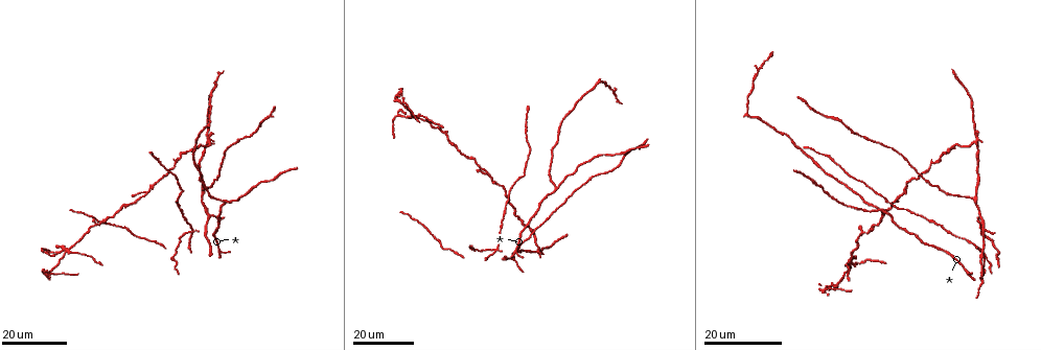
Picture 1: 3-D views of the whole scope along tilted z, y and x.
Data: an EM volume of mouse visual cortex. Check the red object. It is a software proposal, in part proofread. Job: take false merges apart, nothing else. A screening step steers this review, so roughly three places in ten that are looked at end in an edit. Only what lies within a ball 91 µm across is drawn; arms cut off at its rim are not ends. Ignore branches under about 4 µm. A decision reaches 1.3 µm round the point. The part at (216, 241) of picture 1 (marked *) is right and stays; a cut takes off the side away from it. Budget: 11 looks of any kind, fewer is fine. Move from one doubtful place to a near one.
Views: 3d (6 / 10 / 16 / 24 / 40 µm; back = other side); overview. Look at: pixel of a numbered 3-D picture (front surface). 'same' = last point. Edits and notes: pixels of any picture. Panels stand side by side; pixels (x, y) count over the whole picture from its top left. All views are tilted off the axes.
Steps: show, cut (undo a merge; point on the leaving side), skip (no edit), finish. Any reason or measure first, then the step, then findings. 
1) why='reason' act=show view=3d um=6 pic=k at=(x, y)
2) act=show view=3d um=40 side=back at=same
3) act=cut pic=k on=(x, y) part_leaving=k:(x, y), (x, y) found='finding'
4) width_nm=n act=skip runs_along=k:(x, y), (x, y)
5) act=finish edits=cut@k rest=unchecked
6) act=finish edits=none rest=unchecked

why='looks like a crossing' act=show view=3d um=24 pic=1 at=(976, 138)

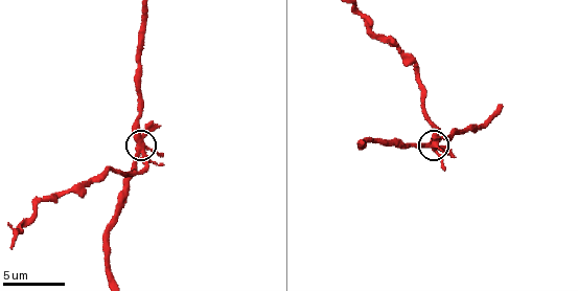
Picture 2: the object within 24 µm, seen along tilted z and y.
act=show view=3d um=10 pic=2 at=(143, 153)

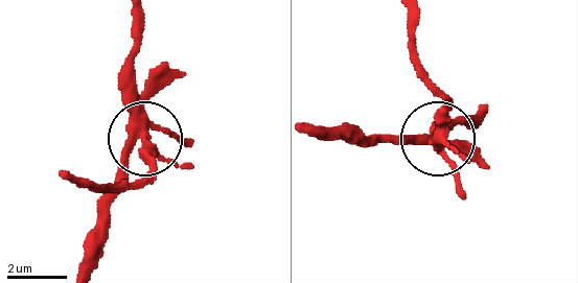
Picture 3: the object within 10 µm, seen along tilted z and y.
width_nm=340 act=cut pic=3 on=(145, 157) part_leaving=3:(144, 122), (141, 173), (113, 190), (76, 182) found='a second cell is stuck on'

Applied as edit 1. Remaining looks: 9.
why='redraw' act=show view=overview

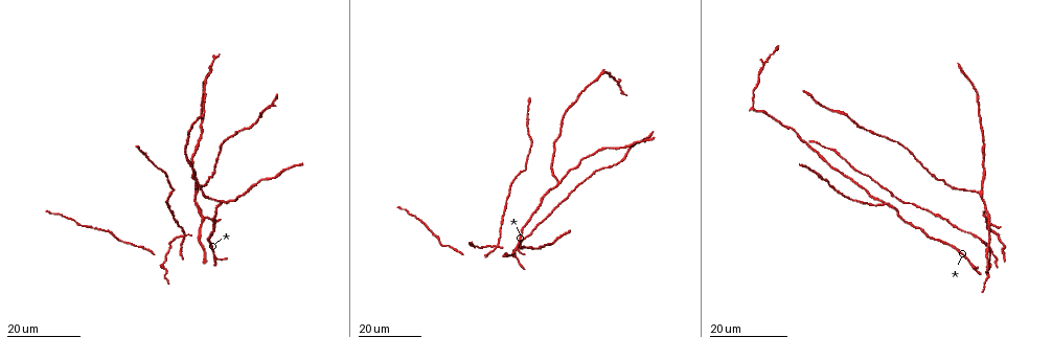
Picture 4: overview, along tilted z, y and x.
why='four or more arms meet' act=show view=3d um=24 pic=4 at=(498, 244)

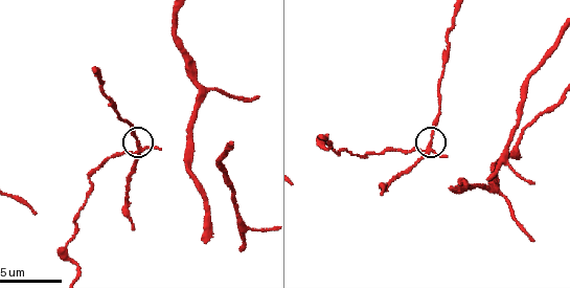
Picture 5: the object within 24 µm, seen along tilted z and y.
why='zoom in' act=show view=3d um=6 pic=5 at=(426, 150)

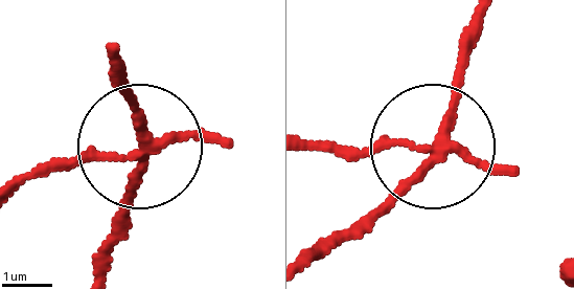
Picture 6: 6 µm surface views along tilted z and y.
arms=4 act=cut pic=6 on=(78, 157) part_leaving=6:(141, 149), (94, 149), (15, 185) found='two cells meet here'

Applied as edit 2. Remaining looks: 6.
why='three-way junction' act=show view=3d um=16 pic=4 at=(887, 204)

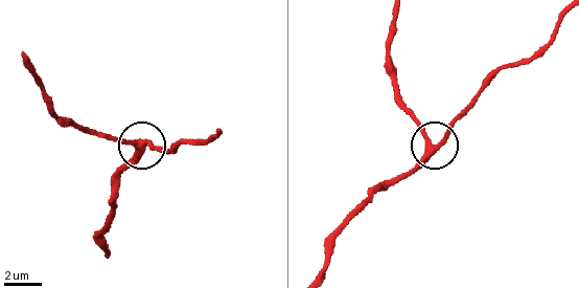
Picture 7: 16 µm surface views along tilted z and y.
act=show view=3d um=10 pic=7 at=(138, 144)

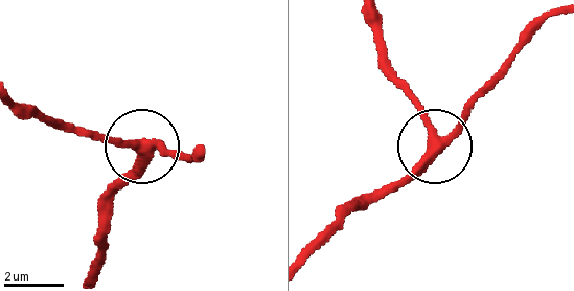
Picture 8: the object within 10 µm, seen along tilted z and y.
act=show view=3d um=6 pic=8 at=(440, 141)

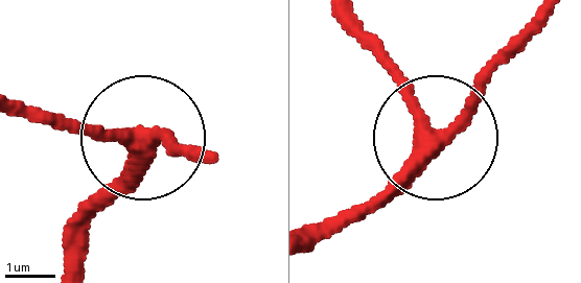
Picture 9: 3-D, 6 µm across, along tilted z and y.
arms=3 act=skip runs_along=9:(86, 236), (141, 144), (201, 144) found='continuous, no second cell'

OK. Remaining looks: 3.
why='three-way junction' act=show view=3d um=6 pic=5 at=(204, 88)

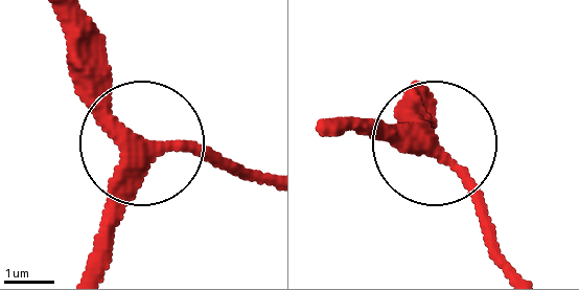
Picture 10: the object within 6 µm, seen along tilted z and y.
width_nm=290 act=skip found='one cell here'

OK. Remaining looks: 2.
why='looks like a crossing' act=show view=3d um=10 pic=5 at=(515, 149)

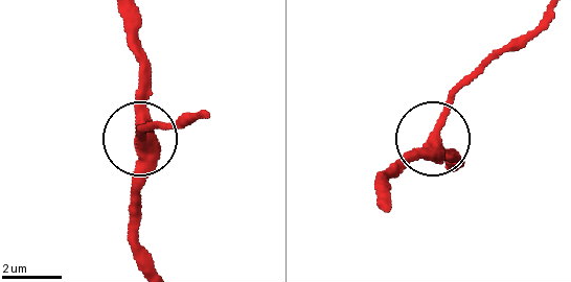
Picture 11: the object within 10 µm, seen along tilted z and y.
width_nm=390 act=skip runs_along=11:(149, 263), (132, 196), (142, 65) found='continuous, no second cell'

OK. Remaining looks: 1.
act=finish edits=cut@3,cut@6 rest=unchecked

